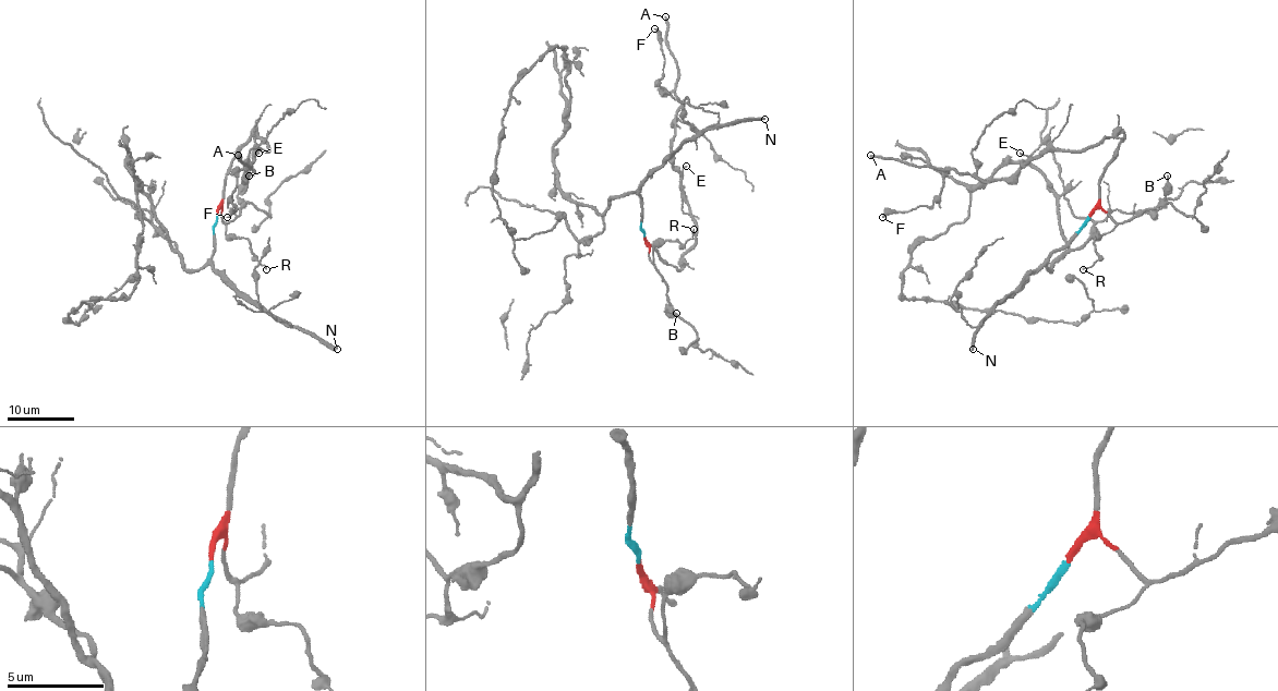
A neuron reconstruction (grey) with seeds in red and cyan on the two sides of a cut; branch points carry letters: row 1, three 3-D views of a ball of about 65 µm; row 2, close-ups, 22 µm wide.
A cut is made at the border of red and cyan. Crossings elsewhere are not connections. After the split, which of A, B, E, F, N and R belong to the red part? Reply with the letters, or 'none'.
A, B, E, F, R

